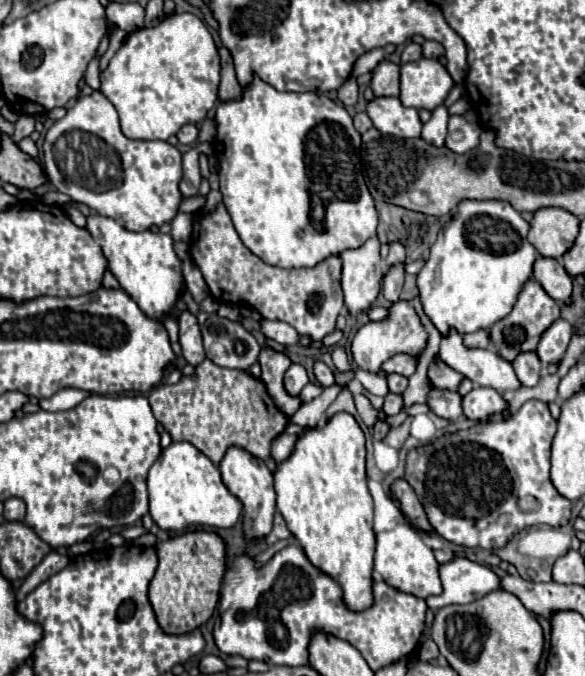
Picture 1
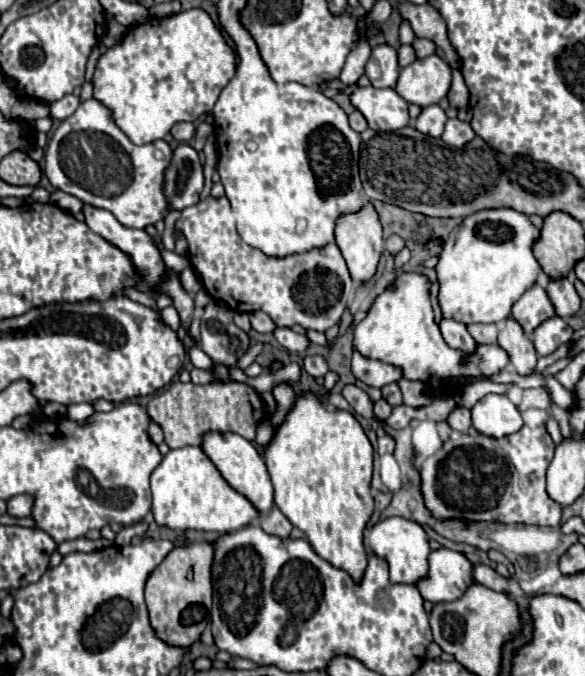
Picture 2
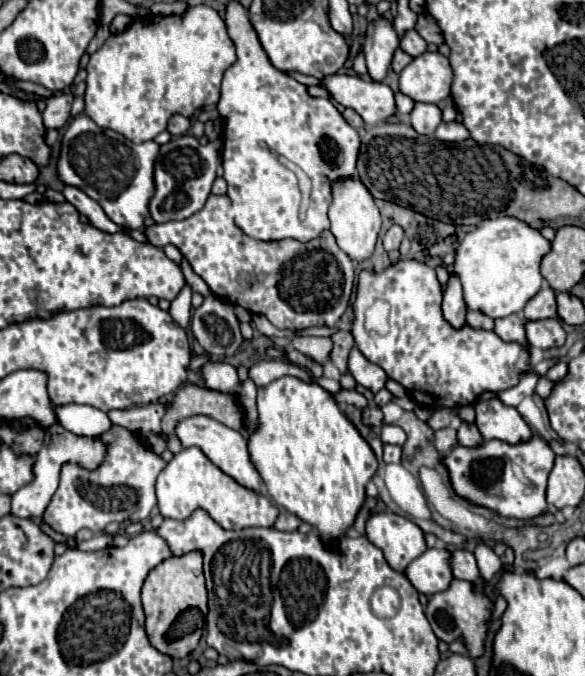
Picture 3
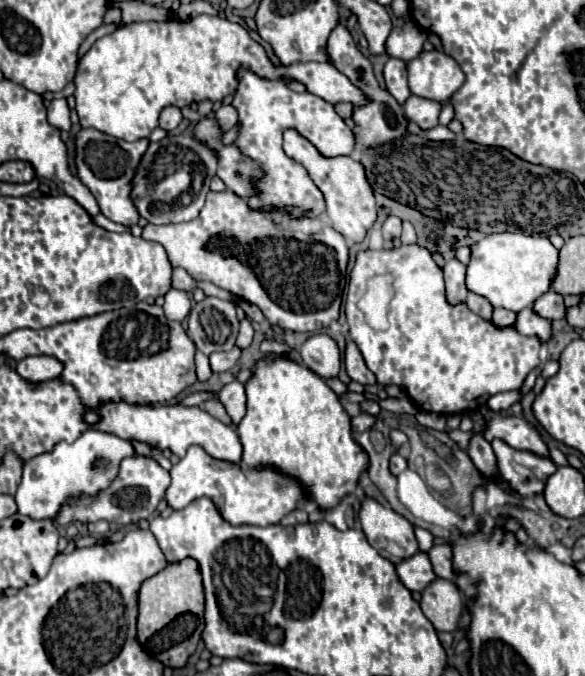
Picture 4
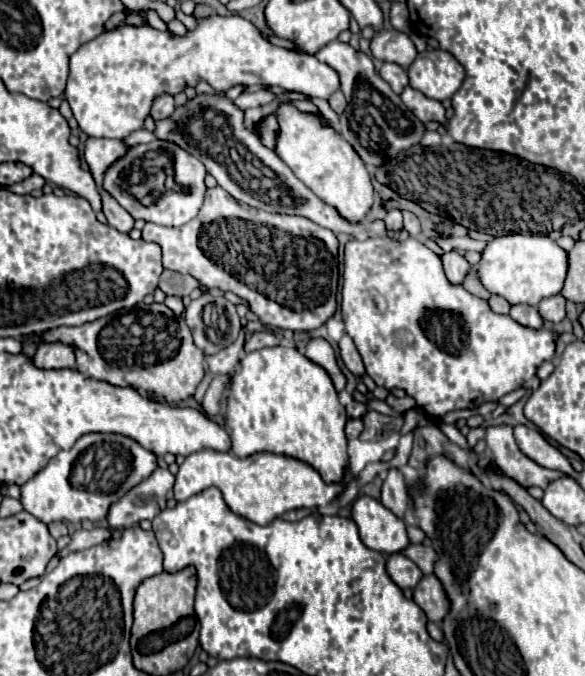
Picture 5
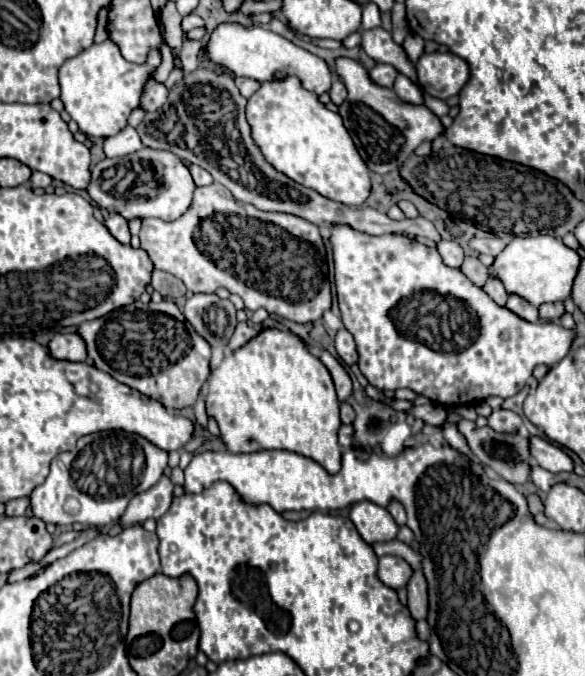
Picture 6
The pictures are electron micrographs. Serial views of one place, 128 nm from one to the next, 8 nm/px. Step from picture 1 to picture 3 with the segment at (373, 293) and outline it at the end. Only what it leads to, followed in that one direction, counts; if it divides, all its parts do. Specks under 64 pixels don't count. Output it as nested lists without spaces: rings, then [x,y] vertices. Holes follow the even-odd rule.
[[[350,176],[348,180],[340,180],[340,184],[332,184],[332,204],[330,204],[330,230],[336,236],[338,246],[352,258],[364,260],[374,252],[376,236],[380,232],[380,212],[374,204],[372,194],[364,184],[360,184],[358,176]]]

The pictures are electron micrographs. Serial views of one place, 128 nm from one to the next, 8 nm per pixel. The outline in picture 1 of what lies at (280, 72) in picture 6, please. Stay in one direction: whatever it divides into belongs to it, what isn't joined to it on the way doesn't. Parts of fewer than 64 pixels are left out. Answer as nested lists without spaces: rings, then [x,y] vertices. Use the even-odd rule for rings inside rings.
[[[172,14],[152,28],[140,28],[128,34],[106,70],[100,72],[100,92],[118,110],[124,136],[130,140],[168,140],[184,124],[198,124],[206,118],[208,110],[218,100],[220,70],[220,54],[206,24],[194,14]],[[374,96],[366,104],[366,114],[370,116],[374,128],[382,134],[398,138],[420,136],[422,122],[416,108],[406,108],[396,96]]]

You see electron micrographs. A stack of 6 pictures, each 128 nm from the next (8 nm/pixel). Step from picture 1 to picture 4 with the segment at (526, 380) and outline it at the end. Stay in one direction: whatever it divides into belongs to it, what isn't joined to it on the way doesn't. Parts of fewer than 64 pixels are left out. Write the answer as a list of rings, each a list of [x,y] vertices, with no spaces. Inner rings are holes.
[[[496,308],[494,314],[492,314],[492,322],[494,322],[496,326],[502,326],[502,328],[504,328],[504,326],[512,326],[514,320],[516,320],[516,314],[510,312],[510,310],[504,310],[504,308]]]

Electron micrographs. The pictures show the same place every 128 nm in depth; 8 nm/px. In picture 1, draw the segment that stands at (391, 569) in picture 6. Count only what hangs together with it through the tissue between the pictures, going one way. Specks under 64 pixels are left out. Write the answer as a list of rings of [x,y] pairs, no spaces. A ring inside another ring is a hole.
[[[456,556],[450,562],[440,564],[442,594],[428,596],[426,604],[434,612],[448,604],[470,604],[492,590],[498,590],[498,576],[478,562]]]

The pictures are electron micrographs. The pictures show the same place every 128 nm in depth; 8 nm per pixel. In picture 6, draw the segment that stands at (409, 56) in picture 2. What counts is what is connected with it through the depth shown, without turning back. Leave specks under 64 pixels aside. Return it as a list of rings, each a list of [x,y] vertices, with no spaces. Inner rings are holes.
[[[376,64],[368,74],[370,74],[370,78],[372,78],[374,84],[380,84],[380,86],[384,86],[384,88],[392,88],[394,78],[396,78],[398,72],[396,72],[396,68],[390,66],[390,64]]]

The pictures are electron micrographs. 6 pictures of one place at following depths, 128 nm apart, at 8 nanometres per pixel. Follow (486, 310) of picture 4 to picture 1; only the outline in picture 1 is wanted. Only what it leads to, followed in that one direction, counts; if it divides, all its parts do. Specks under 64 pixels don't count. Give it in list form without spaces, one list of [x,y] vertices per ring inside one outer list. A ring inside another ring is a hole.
[[[480,330],[480,332],[472,332],[468,336],[464,336],[464,344],[470,348],[488,348],[488,330]]]

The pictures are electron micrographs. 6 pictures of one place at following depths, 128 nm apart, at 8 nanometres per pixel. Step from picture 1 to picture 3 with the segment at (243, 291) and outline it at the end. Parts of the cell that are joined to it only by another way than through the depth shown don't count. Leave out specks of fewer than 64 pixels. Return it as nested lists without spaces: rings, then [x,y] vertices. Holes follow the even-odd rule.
[[[210,194],[208,200],[206,200],[206,204],[204,204],[204,208],[202,208],[200,212],[192,214],[192,216],[186,218],[186,220],[174,220],[174,222],[164,222],[164,224],[152,224],[152,226],[148,226],[148,228],[144,230],[144,234],[146,234],[148,242],[154,244],[154,246],[158,246],[158,248],[164,248],[164,246],[168,246],[168,244],[176,246],[176,248],[182,252],[182,256],[190,262],[192,270],[210,286],[210,290],[212,290],[216,296],[228,300],[230,304],[238,304],[238,306],[242,306],[242,308],[246,308],[246,310],[250,310],[250,312],[264,314],[264,316],[266,316],[276,328],[280,328],[280,330],[302,330],[302,328],[324,326],[324,324],[332,328],[332,326],[340,320],[340,316],[344,314],[344,310],[346,310],[346,306],[348,306],[348,298],[350,298],[350,294],[352,294],[354,264],[352,264],[350,256],[336,244],[336,238],[332,236],[330,230],[324,230],[316,240],[308,240],[308,242],[298,242],[298,240],[276,240],[276,244],[272,244],[272,242],[264,242],[264,240],[252,240],[252,236],[244,234],[244,232],[236,226],[234,216],[232,216],[232,200],[228,200],[228,196]]]

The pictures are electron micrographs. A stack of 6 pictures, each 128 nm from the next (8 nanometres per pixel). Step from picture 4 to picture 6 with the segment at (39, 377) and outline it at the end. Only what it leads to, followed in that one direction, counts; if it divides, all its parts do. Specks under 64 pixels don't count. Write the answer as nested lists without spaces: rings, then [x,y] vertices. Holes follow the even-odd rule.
[[[78,332],[68,334],[56,334],[50,344],[50,354],[58,360],[70,360],[70,362],[84,362],[88,358],[84,338]]]

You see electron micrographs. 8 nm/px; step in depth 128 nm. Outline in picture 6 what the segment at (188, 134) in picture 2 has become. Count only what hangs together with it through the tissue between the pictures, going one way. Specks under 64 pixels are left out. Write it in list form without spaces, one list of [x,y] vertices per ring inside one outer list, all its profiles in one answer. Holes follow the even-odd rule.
[[[154,74],[148,76],[148,80],[144,84],[142,98],[140,98],[140,108],[146,112],[154,112],[166,102],[166,98],[168,98],[168,88],[162,82],[158,82],[154,78]]]

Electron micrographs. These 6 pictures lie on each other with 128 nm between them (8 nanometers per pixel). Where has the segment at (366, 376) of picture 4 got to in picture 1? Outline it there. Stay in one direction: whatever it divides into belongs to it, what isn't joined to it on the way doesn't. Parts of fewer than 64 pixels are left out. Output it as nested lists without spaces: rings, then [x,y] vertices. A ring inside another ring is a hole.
[[[396,354],[394,358],[390,358],[390,360],[386,360],[382,366],[380,366],[380,370],[386,374],[386,376],[390,376],[390,374],[402,374],[402,376],[412,376],[414,374],[414,370],[416,370],[416,360],[412,358],[412,356],[408,356],[408,354]]]

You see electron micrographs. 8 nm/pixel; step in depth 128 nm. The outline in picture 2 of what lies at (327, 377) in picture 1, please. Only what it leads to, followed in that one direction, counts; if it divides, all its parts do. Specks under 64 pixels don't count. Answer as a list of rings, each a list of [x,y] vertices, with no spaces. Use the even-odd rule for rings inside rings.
[[[306,356],[304,362],[302,362],[302,368],[314,378],[324,376],[328,372],[328,364],[326,364],[326,360],[322,356]]]

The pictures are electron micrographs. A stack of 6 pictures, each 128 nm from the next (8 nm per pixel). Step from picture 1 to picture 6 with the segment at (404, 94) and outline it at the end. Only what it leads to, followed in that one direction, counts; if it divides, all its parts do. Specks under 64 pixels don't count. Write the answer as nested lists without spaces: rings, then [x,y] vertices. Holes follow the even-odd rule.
[[[452,52],[422,54],[416,62],[416,72],[422,88],[440,100],[458,94],[470,78],[468,64]]]

